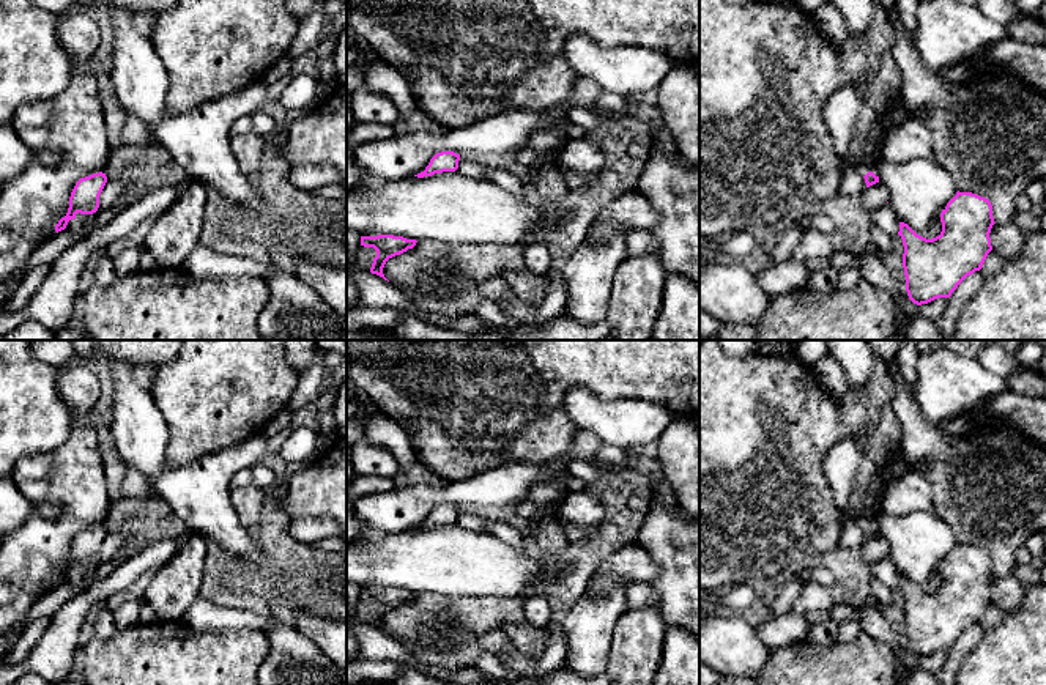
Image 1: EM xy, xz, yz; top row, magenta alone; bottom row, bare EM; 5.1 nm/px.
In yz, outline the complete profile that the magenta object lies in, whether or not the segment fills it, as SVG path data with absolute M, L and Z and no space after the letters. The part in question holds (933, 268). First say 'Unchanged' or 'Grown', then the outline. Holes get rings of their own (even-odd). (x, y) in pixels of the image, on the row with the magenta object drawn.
Unchanged. M958 191L942 209L940 222L942 231L933 239L899 222L906 291L917 305L950 298L992 250L989 233L996 222L988 198Z

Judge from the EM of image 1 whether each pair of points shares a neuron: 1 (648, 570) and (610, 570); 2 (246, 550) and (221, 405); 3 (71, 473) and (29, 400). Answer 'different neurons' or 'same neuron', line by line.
1: same neuron
2: different neurons
3: different neurons

